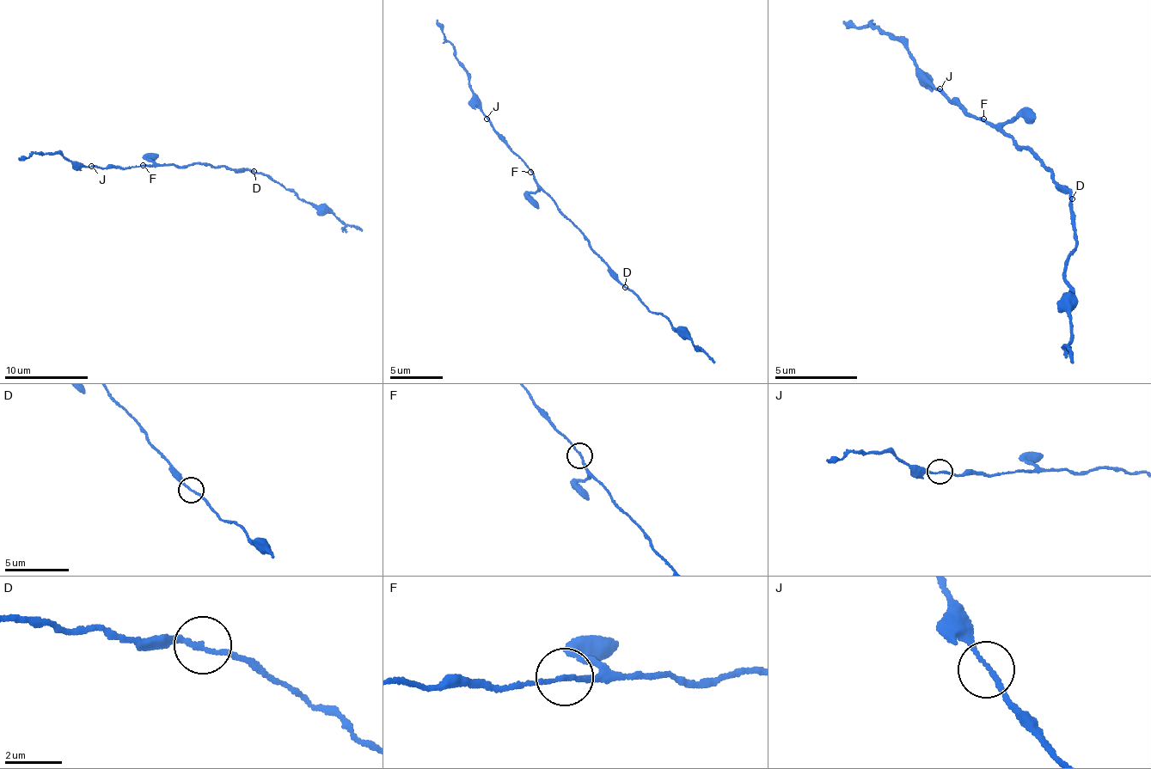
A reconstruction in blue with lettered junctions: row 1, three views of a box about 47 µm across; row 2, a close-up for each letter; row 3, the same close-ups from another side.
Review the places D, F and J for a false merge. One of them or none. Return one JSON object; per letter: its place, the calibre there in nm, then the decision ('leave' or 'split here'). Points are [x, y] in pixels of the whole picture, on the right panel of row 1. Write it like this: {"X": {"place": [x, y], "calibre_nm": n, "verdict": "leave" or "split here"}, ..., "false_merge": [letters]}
{"D": {"place": [1072, 198], "calibre_nm": 140, "verdict": "leave"}, "F": {"place": [983, 119], "calibre_nm": 140, "verdict": "leave"}, "J": {"place": [939, 88], "calibre_nm": 150, "verdict": "leave"}, "false_merge": []}

